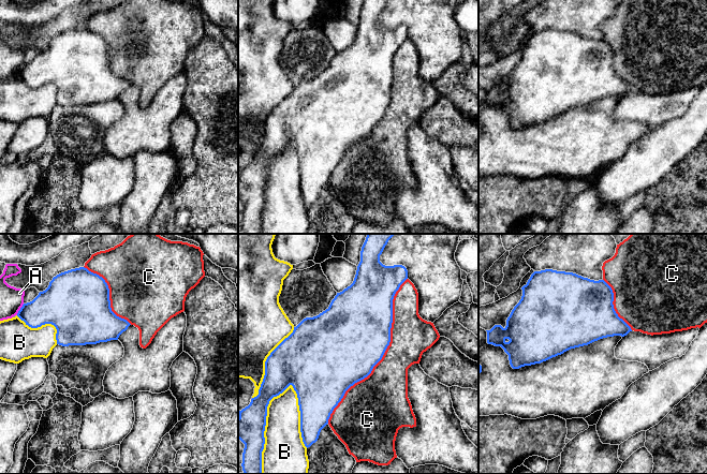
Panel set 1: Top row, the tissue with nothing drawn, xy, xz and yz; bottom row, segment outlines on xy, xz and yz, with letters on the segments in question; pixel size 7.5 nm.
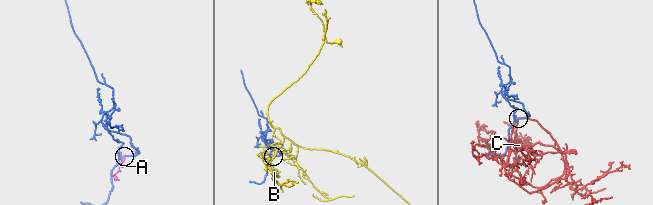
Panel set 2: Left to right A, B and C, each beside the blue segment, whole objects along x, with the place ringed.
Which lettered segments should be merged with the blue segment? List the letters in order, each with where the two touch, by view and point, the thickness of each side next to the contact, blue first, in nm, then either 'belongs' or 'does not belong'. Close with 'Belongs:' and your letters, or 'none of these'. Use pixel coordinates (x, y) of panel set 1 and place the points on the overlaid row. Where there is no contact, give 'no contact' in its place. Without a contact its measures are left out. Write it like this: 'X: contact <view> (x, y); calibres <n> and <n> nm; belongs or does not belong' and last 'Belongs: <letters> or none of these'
A: contact xy (20, 309); calibres 280 and 180 nm; does not belong
B: contact xz (264, 427); calibres 220 and 320 nm; does not belong
C: contact xz (384, 352); calibres 500 and 300 nm; does not belong
Belongs: none of these

